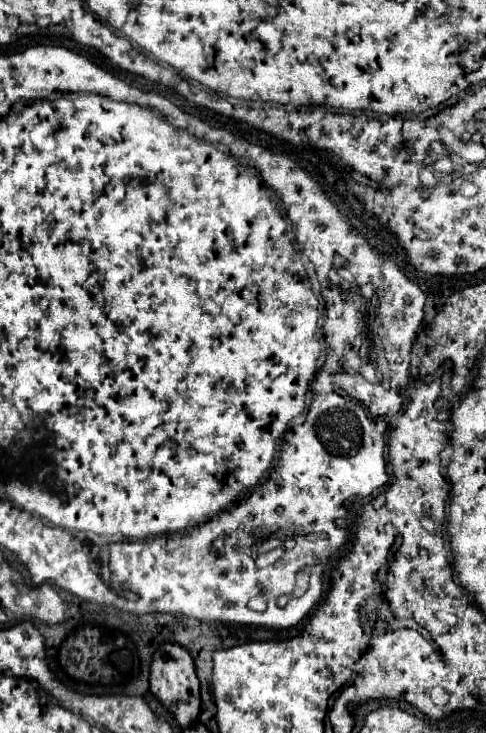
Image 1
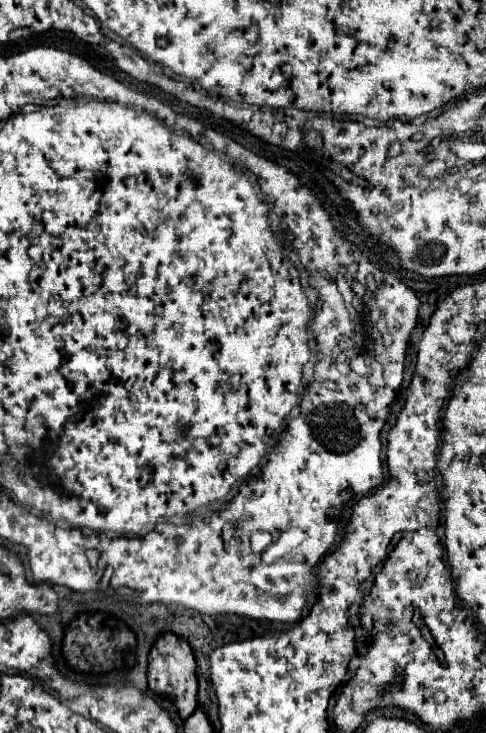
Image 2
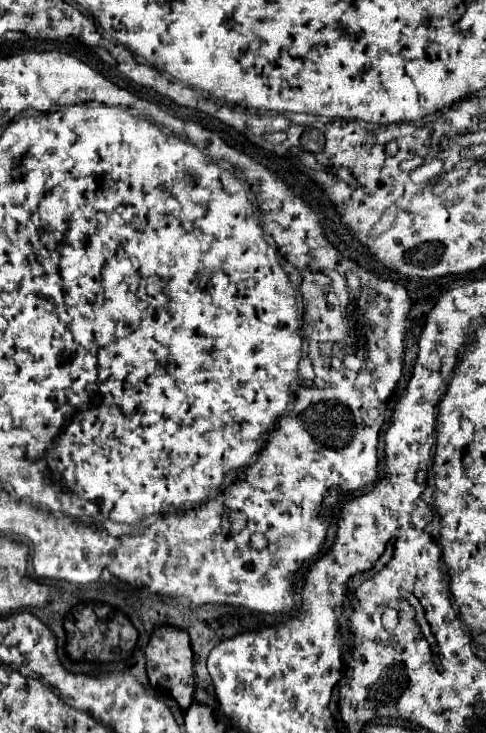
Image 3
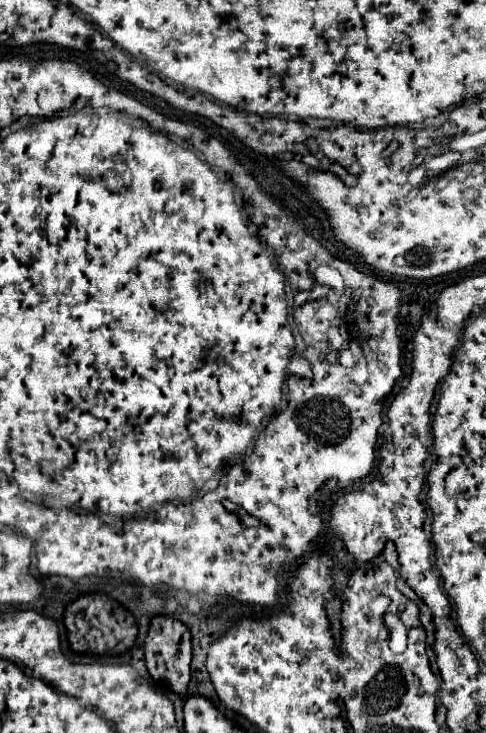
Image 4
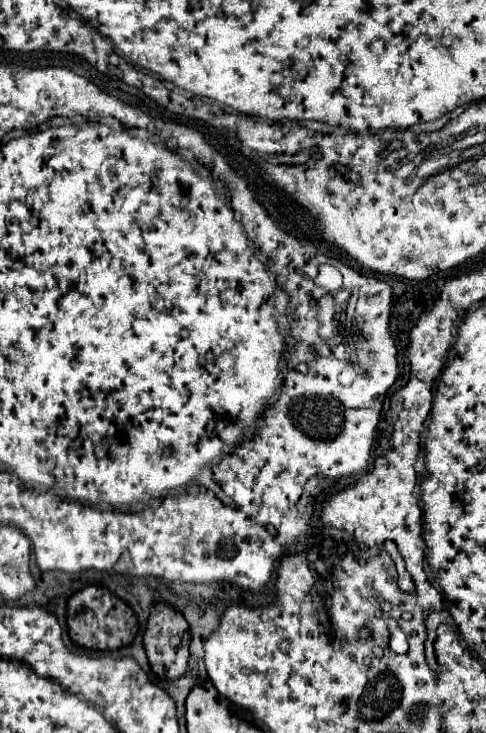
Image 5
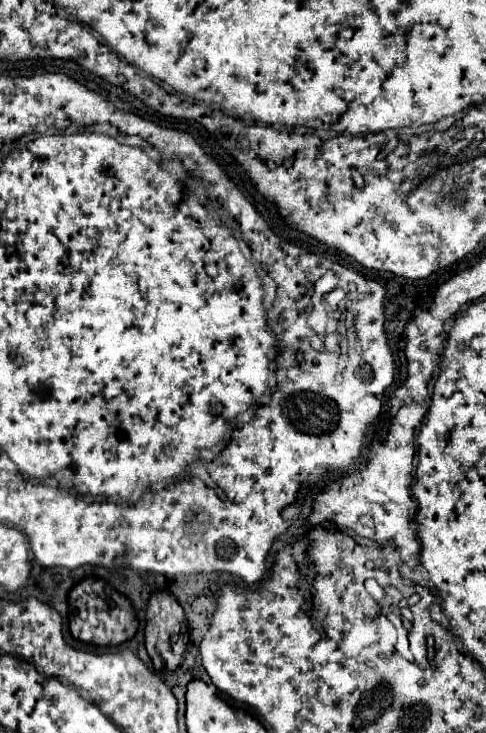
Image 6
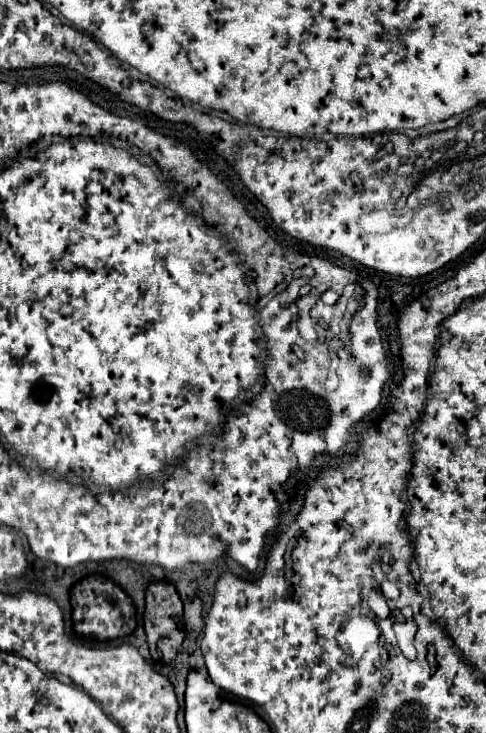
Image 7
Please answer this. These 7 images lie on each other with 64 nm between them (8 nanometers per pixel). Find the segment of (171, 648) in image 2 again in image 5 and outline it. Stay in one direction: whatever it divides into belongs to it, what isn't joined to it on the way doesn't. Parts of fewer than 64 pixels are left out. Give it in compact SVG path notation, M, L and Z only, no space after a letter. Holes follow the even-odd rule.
M154 604L150 610L146 634L144 634L144 650L146 650L152 672L158 678L162 678L162 672L164 672L166 680L182 678L186 674L186 666L190 658L188 648L190 648L190 630L184 616L172 610L168 604Z

